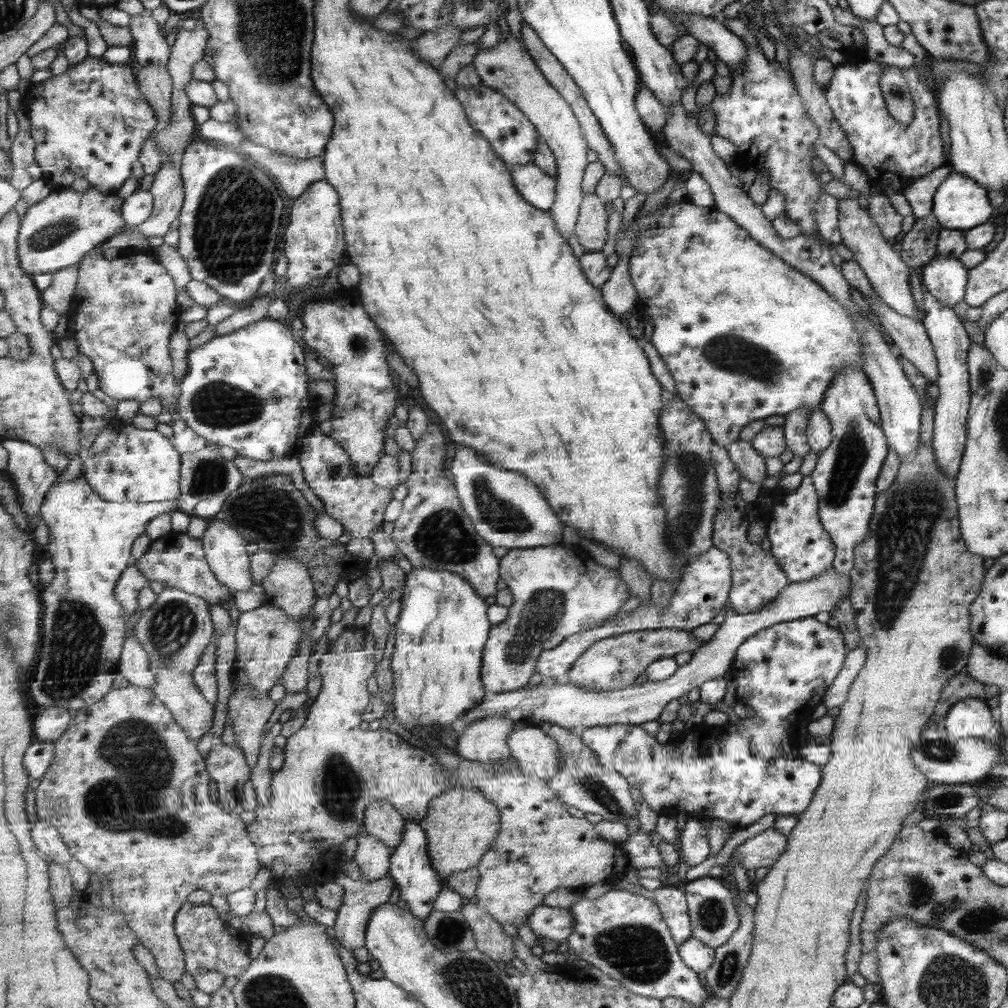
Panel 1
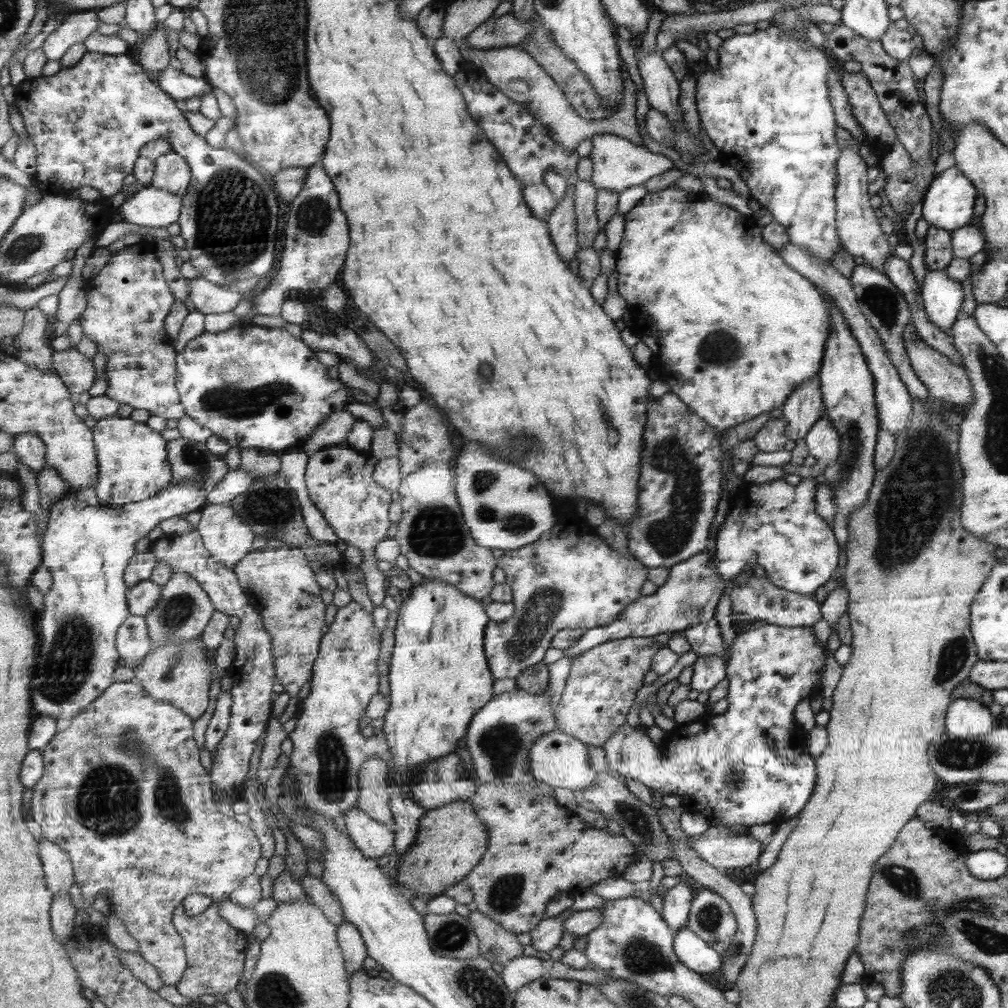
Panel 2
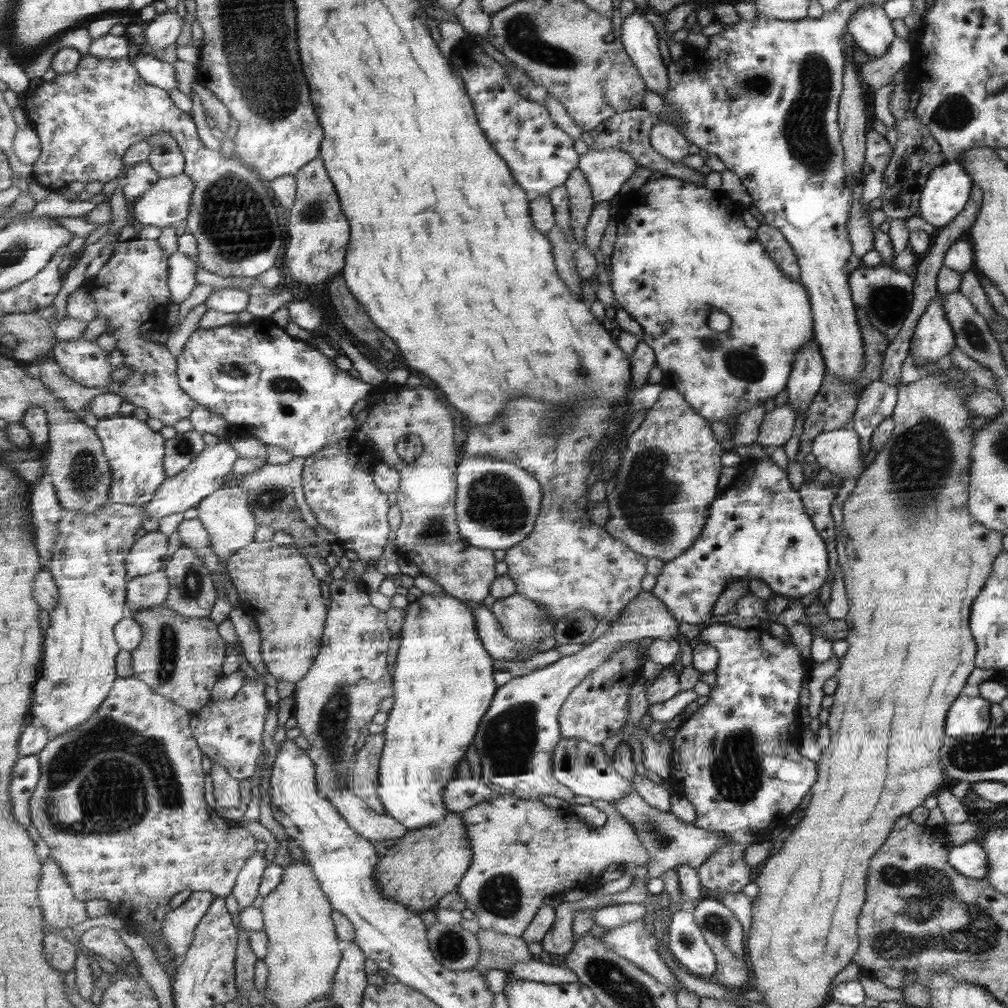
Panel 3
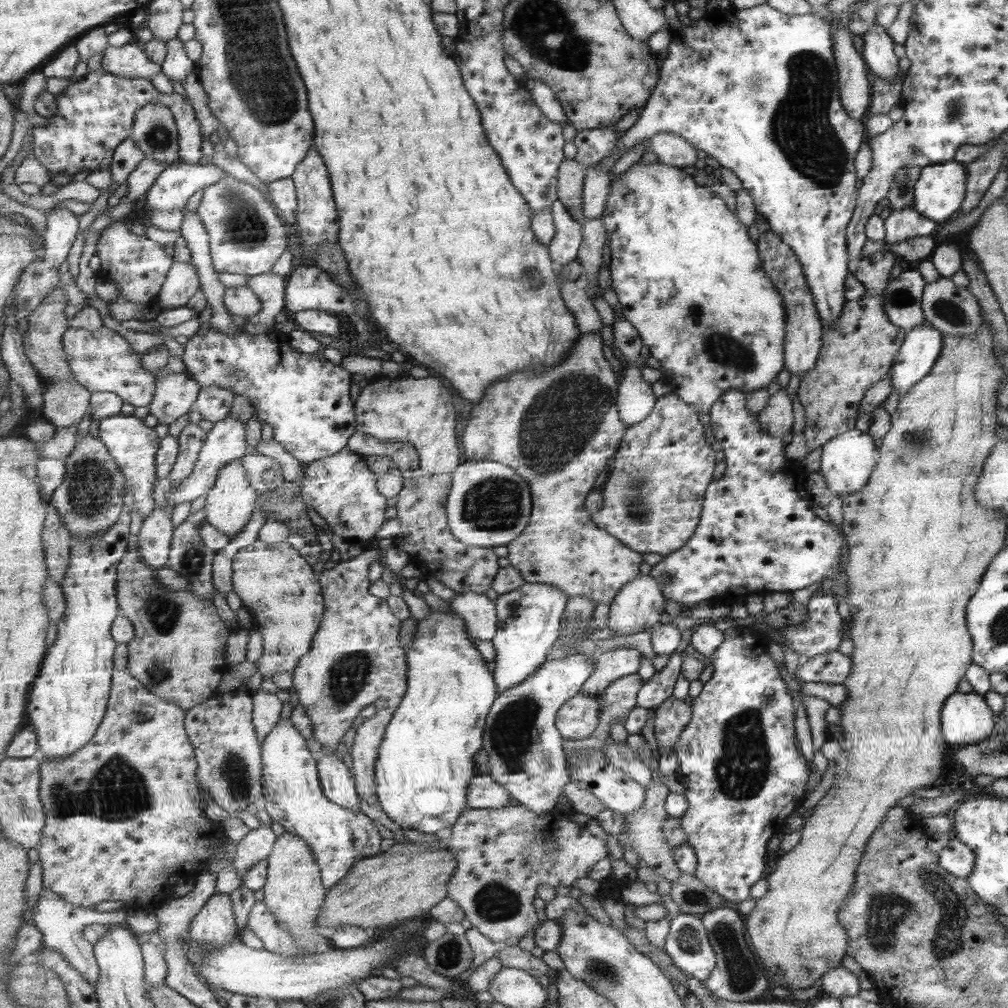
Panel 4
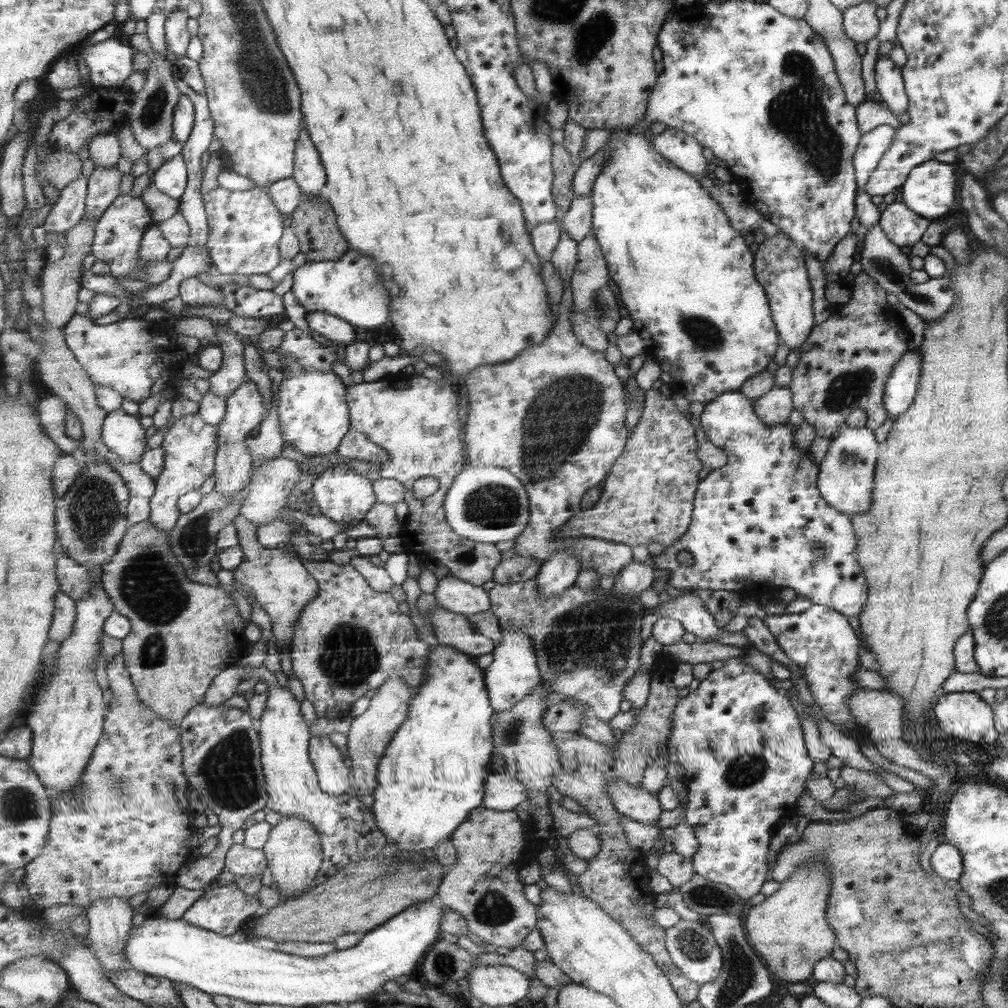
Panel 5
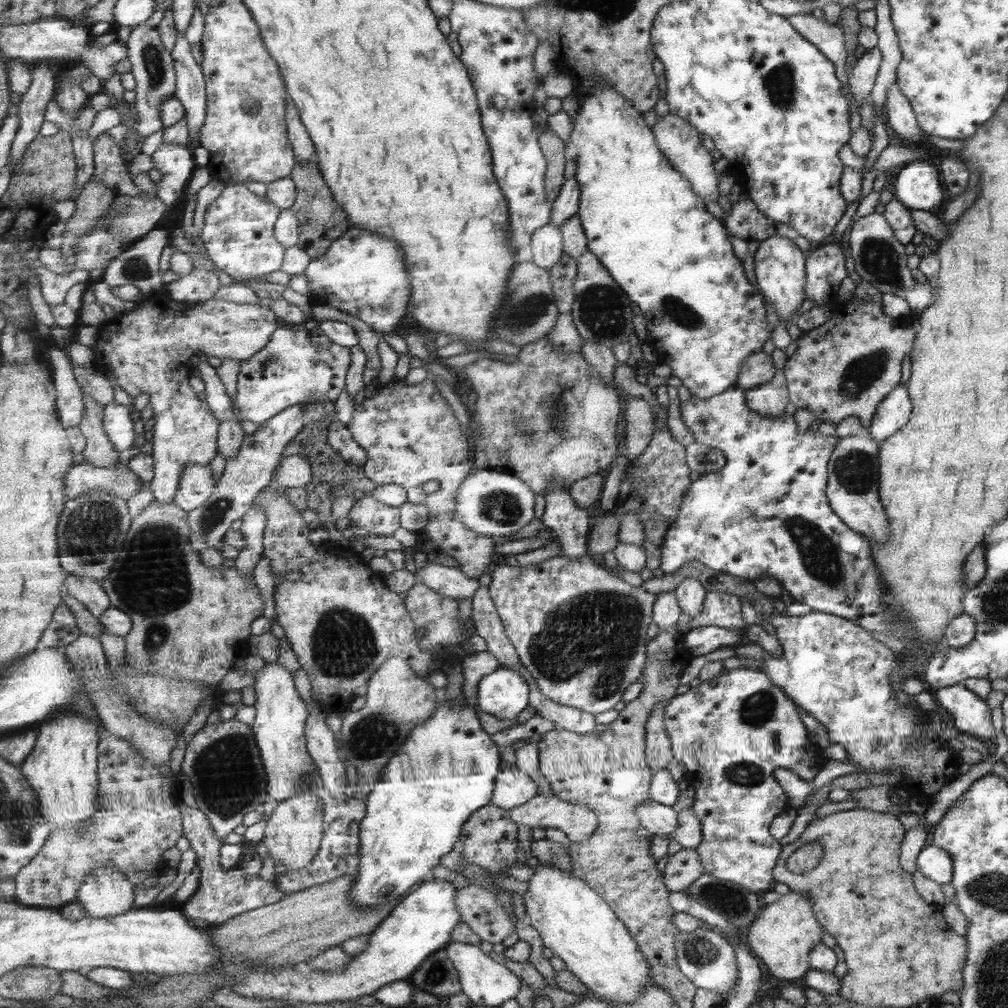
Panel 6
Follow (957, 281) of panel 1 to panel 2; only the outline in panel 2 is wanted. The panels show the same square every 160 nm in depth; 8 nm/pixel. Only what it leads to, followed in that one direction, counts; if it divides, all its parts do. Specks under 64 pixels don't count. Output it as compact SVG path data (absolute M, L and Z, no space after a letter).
M945 270L930 271L920 289L925 318L944 332L952 328L963 300L960 282L951 280Z

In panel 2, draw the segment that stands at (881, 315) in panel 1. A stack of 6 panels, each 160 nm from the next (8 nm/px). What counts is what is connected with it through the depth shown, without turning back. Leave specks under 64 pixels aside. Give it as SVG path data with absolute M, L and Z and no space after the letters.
M908 323L904 328L902 339L913 372L927 389L928 395L933 399L937 398L937 400L945 400L945 402L951 402L951 404L957 404L957 406L961 404L961 406L967 407L972 401L974 394L963 366L955 364L946 356L939 354L939 352L933 350L930 346L927 346L915 335L915 329L913 329L911 323Z

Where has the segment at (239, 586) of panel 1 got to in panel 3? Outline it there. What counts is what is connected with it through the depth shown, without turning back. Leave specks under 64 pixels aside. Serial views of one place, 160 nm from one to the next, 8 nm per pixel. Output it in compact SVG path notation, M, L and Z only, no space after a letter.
M231 473L224 488L205 498L198 508L198 518L202 520L209 536L211 536L211 548L221 558L231 558L239 550L245 549L245 546L256 541L259 523L249 506L249 491L239 488L239 483L241 483L241 477Z

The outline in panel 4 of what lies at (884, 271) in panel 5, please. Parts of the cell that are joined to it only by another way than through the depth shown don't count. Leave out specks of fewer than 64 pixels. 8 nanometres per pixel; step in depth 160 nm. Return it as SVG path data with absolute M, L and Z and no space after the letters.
M939 277L935 282L925 283L919 300L924 320L941 333L972 339L983 321L980 305L972 293L965 287L958 287L951 278Z

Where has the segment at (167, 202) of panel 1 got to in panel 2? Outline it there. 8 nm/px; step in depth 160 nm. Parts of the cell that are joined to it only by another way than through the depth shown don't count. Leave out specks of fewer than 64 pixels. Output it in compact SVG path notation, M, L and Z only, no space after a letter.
M171 149L156 160L153 185L184 196L193 175L190 164L177 151Z

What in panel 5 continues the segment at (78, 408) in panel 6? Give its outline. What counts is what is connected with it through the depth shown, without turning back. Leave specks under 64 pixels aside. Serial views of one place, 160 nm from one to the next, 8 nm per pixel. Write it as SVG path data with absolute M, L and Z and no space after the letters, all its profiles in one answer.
M50 395L37 402L41 420L49 436L66 454L82 448L82 444L71 438L66 431L68 406L59 395Z

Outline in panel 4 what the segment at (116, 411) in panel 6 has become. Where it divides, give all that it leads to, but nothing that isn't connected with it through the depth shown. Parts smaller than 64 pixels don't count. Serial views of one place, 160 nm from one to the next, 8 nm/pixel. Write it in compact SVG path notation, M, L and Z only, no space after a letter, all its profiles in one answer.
M119 413L104 418L99 425L99 438L108 446L113 458L119 463L119 468L127 484L125 488L125 512L139 510L144 520L153 514L157 504L153 501L155 482L158 482L156 454L160 447L159 436L153 427L145 426L143 419L135 414L124 415Z

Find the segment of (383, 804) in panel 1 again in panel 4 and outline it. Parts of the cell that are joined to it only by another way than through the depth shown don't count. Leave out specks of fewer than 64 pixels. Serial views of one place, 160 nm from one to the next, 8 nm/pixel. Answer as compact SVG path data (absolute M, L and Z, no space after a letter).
M398 700L392 701L389 707L378 710L356 731L351 751L352 773L358 795L363 802L379 806L376 764L380 758L386 730L396 713Z

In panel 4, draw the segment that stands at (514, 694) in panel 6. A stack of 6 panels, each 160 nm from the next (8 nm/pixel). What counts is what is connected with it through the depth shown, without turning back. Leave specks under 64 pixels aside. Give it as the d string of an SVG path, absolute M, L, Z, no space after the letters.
M525 583L517 590L498 595L498 631L492 643L496 648L494 677L498 691L516 688L540 670L548 661L560 635L570 596L561 587L549 583Z

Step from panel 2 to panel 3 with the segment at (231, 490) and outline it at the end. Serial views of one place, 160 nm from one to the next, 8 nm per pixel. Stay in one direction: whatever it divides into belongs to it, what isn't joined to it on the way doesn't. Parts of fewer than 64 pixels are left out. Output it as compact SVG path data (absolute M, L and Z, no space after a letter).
M293 456L287 464L271 464L268 463L253 472L253 475L245 475L241 477L239 488L251 491L265 486L281 486L281 488L290 487L295 492L295 502L301 510L301 518L306 527L313 530L318 520L306 503L304 488L302 487L302 471L304 470L304 456Z

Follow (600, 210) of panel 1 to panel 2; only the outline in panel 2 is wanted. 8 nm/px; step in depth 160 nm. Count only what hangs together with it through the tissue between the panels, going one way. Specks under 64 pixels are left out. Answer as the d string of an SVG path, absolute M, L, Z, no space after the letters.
M579 179L576 182L574 203L577 213L578 239L583 249L593 246L597 232L602 229L596 209L599 191L592 179Z

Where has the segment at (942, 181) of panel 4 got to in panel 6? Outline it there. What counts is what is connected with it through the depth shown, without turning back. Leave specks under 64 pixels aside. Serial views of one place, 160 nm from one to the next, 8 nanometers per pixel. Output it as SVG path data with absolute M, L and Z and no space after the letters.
M923 160L911 161L897 168L890 189L906 208L928 211L941 202L939 173Z

